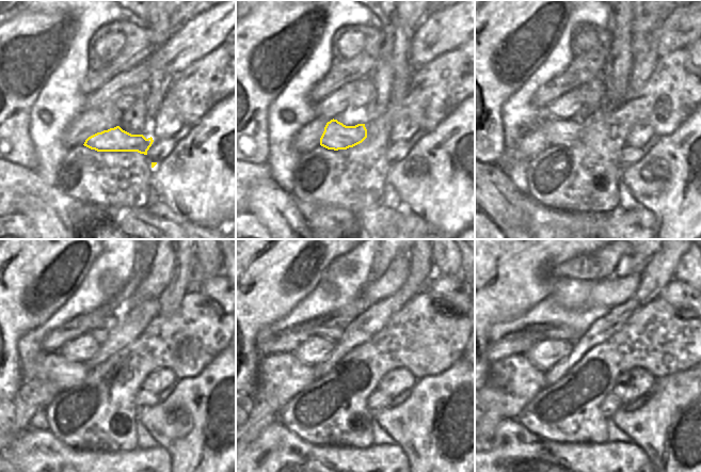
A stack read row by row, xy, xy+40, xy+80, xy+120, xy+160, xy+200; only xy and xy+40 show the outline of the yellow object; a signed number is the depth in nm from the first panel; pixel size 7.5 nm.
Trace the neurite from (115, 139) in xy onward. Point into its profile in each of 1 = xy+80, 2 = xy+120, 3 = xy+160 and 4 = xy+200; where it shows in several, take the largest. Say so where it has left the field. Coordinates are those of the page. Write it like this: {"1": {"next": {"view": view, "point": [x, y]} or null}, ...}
{"1": {"next": {"view": "xy+80", "point": [556, 131]}}, "2": {"next": {"view": "xy+120", "point": [50, 372]}}, "3": {"next": {"view": "xy+160", "point": [281, 377]}}, "4": {"next": {"view": "xy+200", "point": [513, 381]}}}

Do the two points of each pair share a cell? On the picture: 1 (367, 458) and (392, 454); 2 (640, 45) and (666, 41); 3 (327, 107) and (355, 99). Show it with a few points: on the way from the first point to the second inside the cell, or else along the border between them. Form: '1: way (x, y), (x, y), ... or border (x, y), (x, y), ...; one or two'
1: way (373, 458), (385, 458); one
2: border (656, 43), (656, 53), (659, 57); two
3: border (357, 81), (347, 106); two

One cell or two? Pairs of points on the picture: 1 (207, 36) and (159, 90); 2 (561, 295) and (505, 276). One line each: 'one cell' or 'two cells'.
1: two cells
2: two cells

